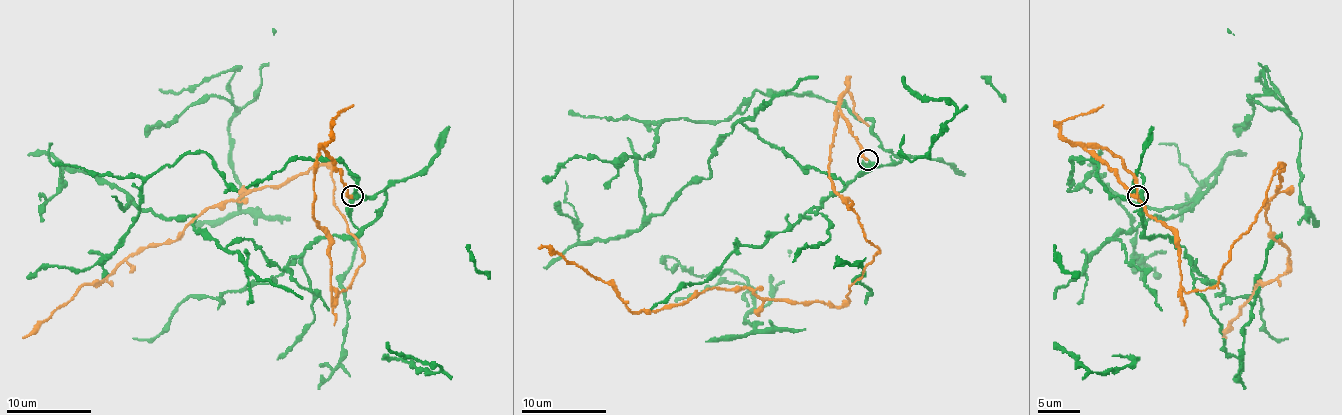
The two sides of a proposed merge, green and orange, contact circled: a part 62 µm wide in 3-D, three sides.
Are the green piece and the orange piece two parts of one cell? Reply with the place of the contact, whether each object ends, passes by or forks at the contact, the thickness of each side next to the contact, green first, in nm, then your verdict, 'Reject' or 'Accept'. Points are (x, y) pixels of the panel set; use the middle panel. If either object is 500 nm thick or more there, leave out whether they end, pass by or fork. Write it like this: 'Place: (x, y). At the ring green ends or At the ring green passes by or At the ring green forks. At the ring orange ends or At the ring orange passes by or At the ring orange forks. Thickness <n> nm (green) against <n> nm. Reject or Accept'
Place: (867, 160). At the ring green passes by. At the ring orange ends. Thickness 260 nm (green) against 260 nm. Reject

